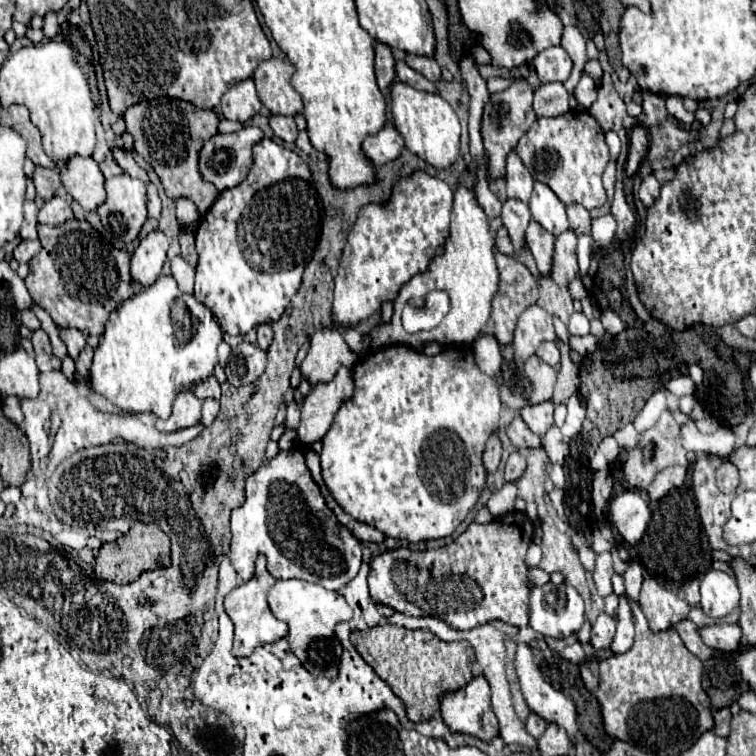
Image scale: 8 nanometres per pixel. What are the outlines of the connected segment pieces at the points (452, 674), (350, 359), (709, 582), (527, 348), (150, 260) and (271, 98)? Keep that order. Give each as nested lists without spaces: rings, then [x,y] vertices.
[[[381,625],[367,631],[353,631],[351,643],[373,671],[391,685],[391,691],[403,701],[409,721],[429,721],[441,705],[441,695],[463,689],[473,679],[475,651],[467,641],[443,643],[429,631],[407,631],[397,625]]]
[[[337,327],[317,329],[311,337],[311,347],[301,363],[301,375],[311,383],[327,383],[331,381],[339,367],[353,365],[355,353],[343,341],[343,335]]]
[[[707,571],[701,581],[701,609],[713,617],[725,617],[739,605],[739,589],[731,575]]]
[[[537,305],[527,307],[521,313],[515,329],[515,359],[531,357],[543,341],[555,341],[555,337],[557,335],[553,329],[553,321],[543,321],[543,309]]]
[[[161,231],[147,233],[131,255],[133,281],[141,283],[143,287],[153,285],[155,279],[161,275],[163,263],[167,259],[167,249],[169,249],[169,241]]]
[[[267,59],[261,61],[255,69],[255,87],[257,87],[257,95],[261,99],[261,103],[271,111],[271,113],[279,113],[279,115],[297,115],[303,111],[303,101],[301,95],[291,87],[291,75],[293,75],[293,67],[289,73],[289,61],[287,59]]]

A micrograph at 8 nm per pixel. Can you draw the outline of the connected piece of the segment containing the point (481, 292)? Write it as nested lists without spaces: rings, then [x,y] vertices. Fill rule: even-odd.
[[[465,171],[461,175],[461,185],[455,193],[455,203],[453,203],[453,213],[451,213],[451,235],[445,243],[443,255],[435,257],[431,261],[431,267],[423,275],[415,275],[409,283],[403,285],[395,299],[395,311],[389,323],[379,323],[373,327],[369,335],[371,339],[371,349],[381,349],[387,345],[407,345],[417,351],[423,351],[425,345],[437,341],[441,345],[471,345],[479,331],[485,327],[491,311],[491,299],[497,291],[499,283],[499,271],[493,259],[493,237],[489,233],[489,223],[483,213],[483,209],[475,201],[473,185],[475,177],[473,171]],[[433,291],[445,291],[451,301],[449,313],[443,317],[443,321],[429,329],[429,331],[419,331],[419,333],[407,333],[401,323],[401,313],[407,303],[413,307],[421,309],[425,307],[425,297]]]

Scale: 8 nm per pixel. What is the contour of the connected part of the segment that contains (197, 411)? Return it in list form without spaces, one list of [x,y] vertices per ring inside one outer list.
[[[183,393],[173,403],[169,419],[157,419],[155,427],[163,433],[173,433],[201,423],[201,401],[193,393]]]

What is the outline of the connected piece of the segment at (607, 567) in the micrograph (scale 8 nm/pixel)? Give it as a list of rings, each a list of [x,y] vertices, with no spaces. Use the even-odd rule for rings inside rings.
[[[603,551],[597,555],[595,561],[595,569],[593,569],[593,581],[597,587],[597,593],[601,597],[607,597],[613,593],[611,589],[611,575],[613,575],[613,561],[611,561],[611,553]]]

